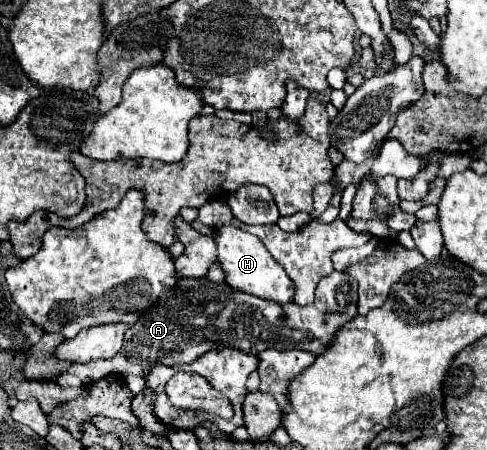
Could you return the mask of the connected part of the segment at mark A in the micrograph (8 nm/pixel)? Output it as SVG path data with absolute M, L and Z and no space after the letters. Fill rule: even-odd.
M341 272L325 276L315 292L315 302L309 306L299 304L273 304L269 300L237 292L225 284L215 284L207 278L179 278L177 288L171 288L161 296L153 308L149 308L127 332L123 348L111 360L95 360L89 364L73 364L69 374L75 374L89 384L109 374L125 376L133 394L139 394L145 386L145 376L153 364L179 366L189 364L209 350L237 348L249 354L259 354L267 348L275 350L307 350L313 354L327 352L337 332L357 316L357 282ZM227 308L227 322L223 316L221 326L213 324L213 318Z

